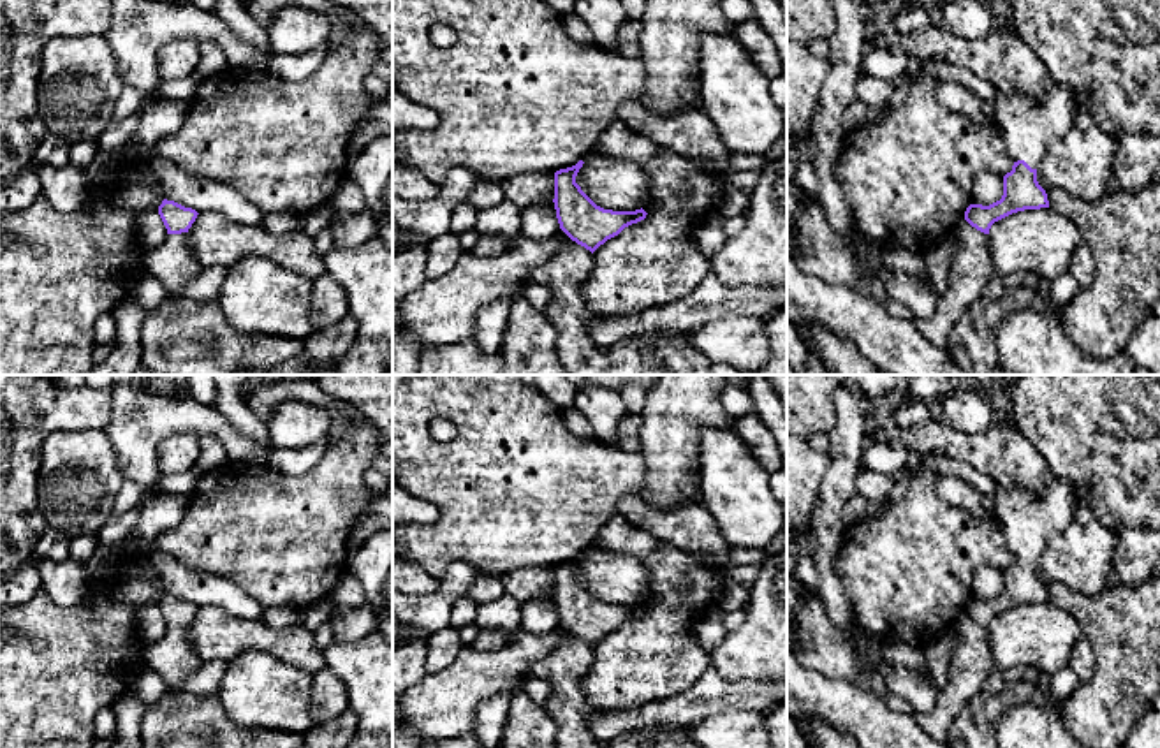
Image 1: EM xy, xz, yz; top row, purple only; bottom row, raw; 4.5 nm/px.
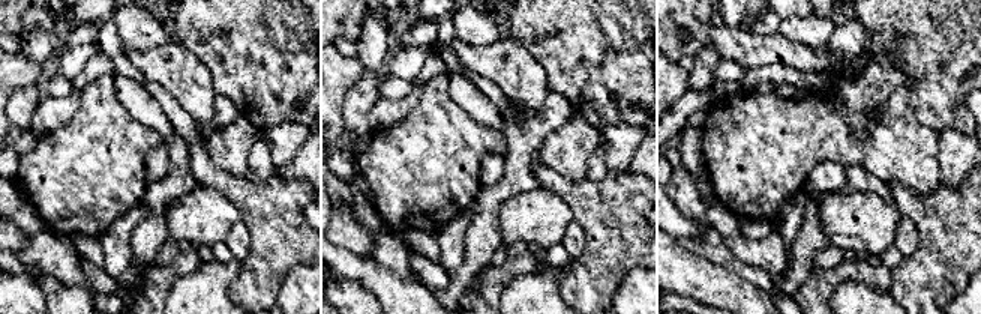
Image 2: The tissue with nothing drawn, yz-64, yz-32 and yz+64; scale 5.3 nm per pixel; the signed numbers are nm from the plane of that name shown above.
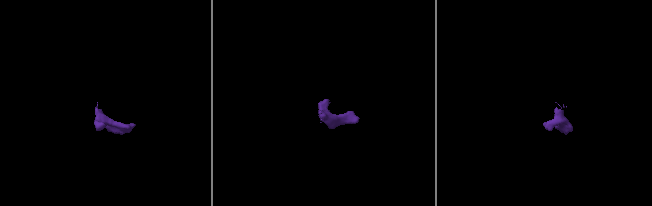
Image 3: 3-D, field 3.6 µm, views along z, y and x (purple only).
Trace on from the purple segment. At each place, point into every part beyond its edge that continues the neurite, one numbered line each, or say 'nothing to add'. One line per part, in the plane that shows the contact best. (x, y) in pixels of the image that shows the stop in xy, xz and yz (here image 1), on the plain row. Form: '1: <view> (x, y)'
1: yz (1028, 521)
2: yz (972, 660)

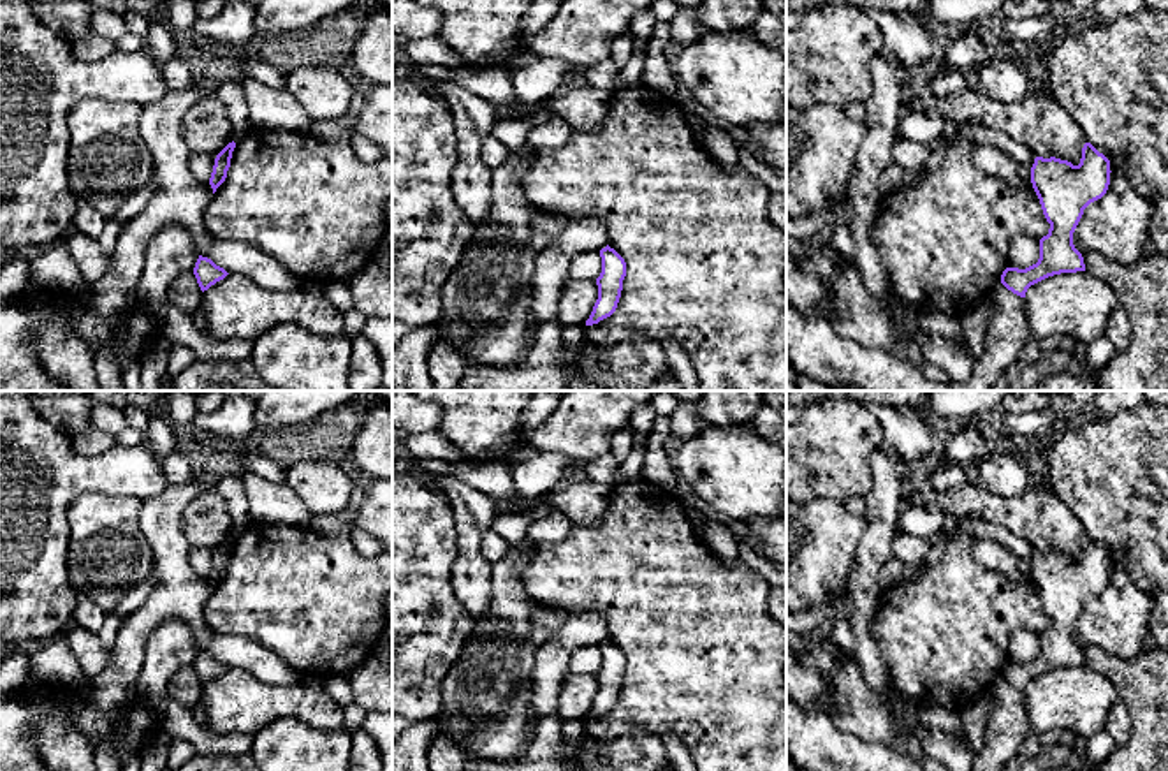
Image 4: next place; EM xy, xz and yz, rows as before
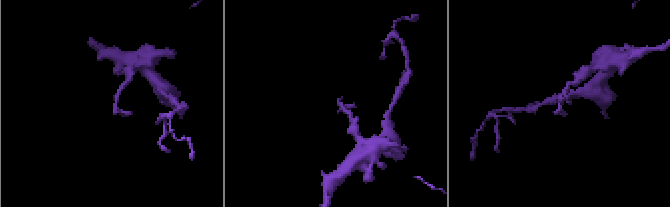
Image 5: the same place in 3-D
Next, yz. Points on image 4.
1: yz (1008, 724)

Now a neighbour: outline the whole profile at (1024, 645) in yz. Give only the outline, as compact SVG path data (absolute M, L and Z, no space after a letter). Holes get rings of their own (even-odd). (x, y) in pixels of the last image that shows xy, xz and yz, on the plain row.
M1018 628L1011 634L1006 648L1008 662L1026 664L1040 653L1040 634L1029 628Z

